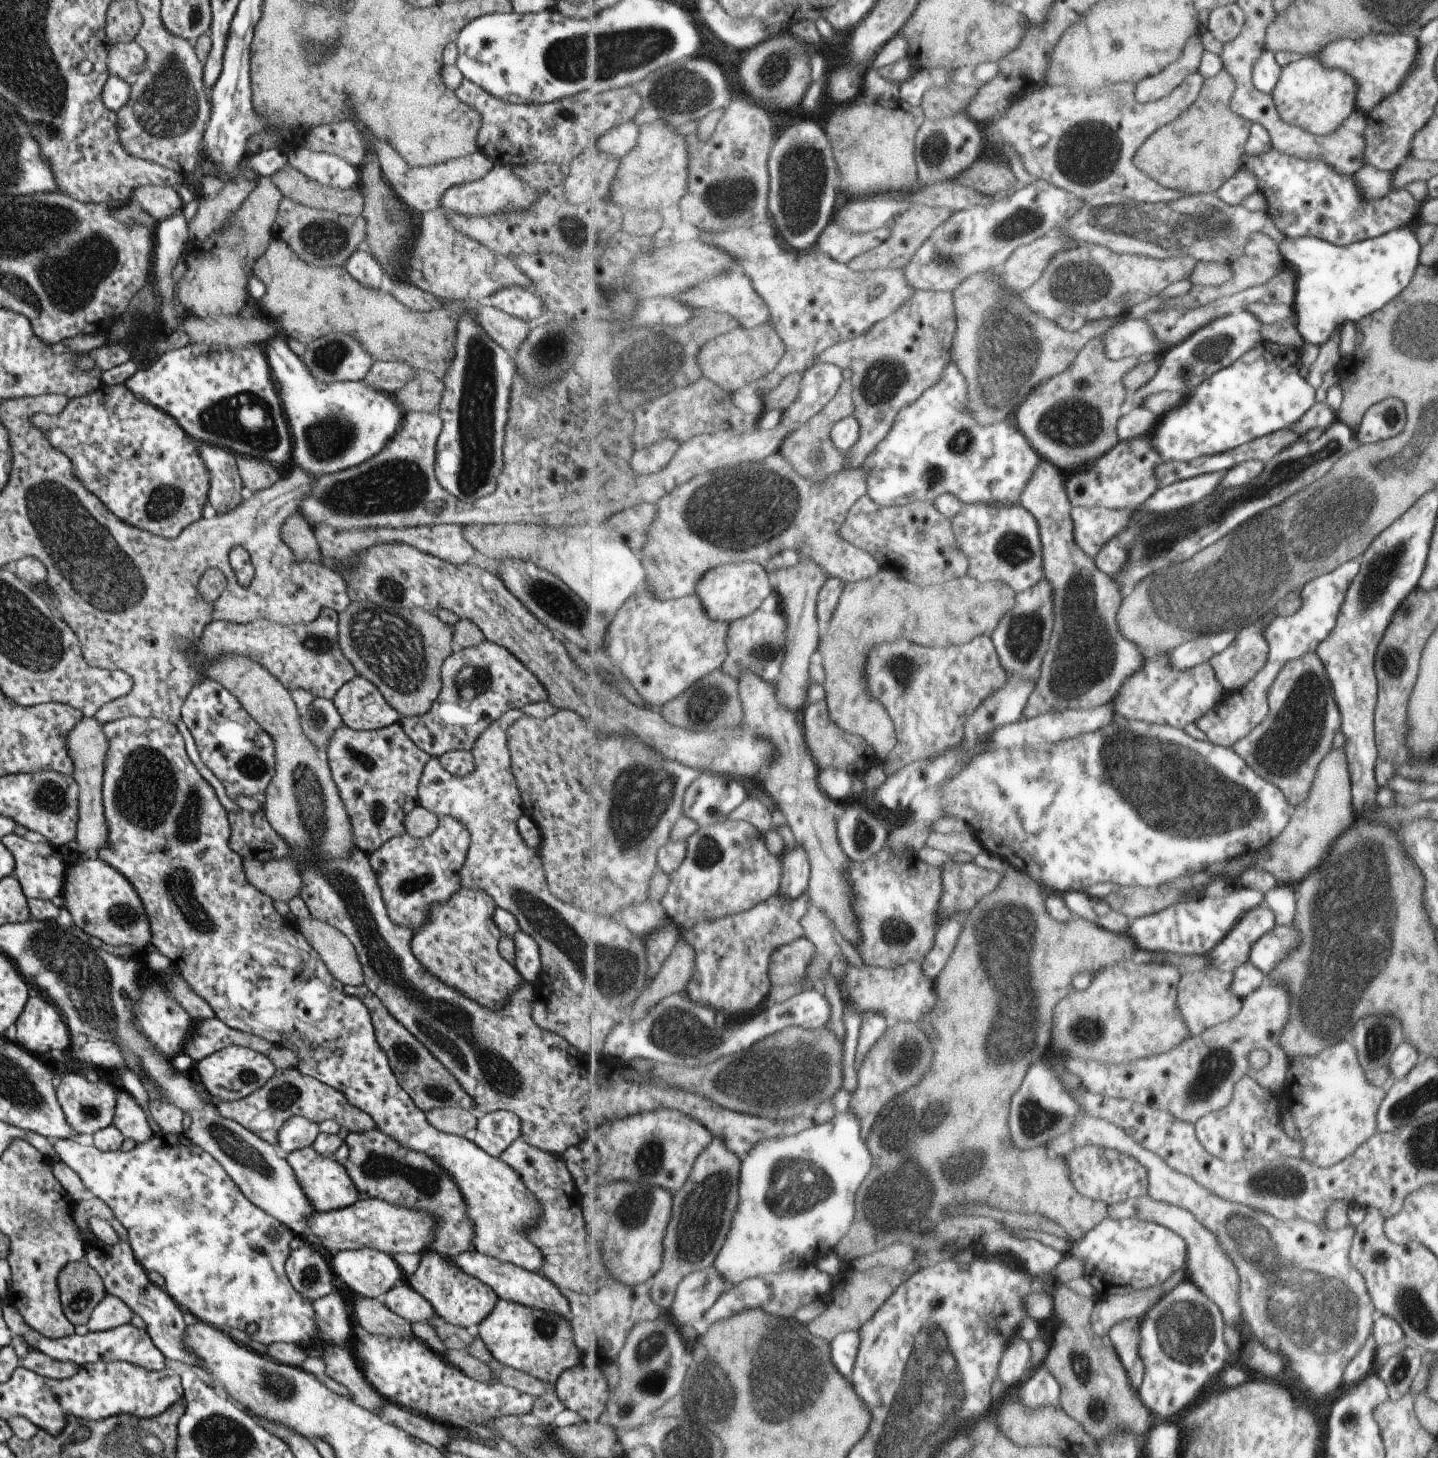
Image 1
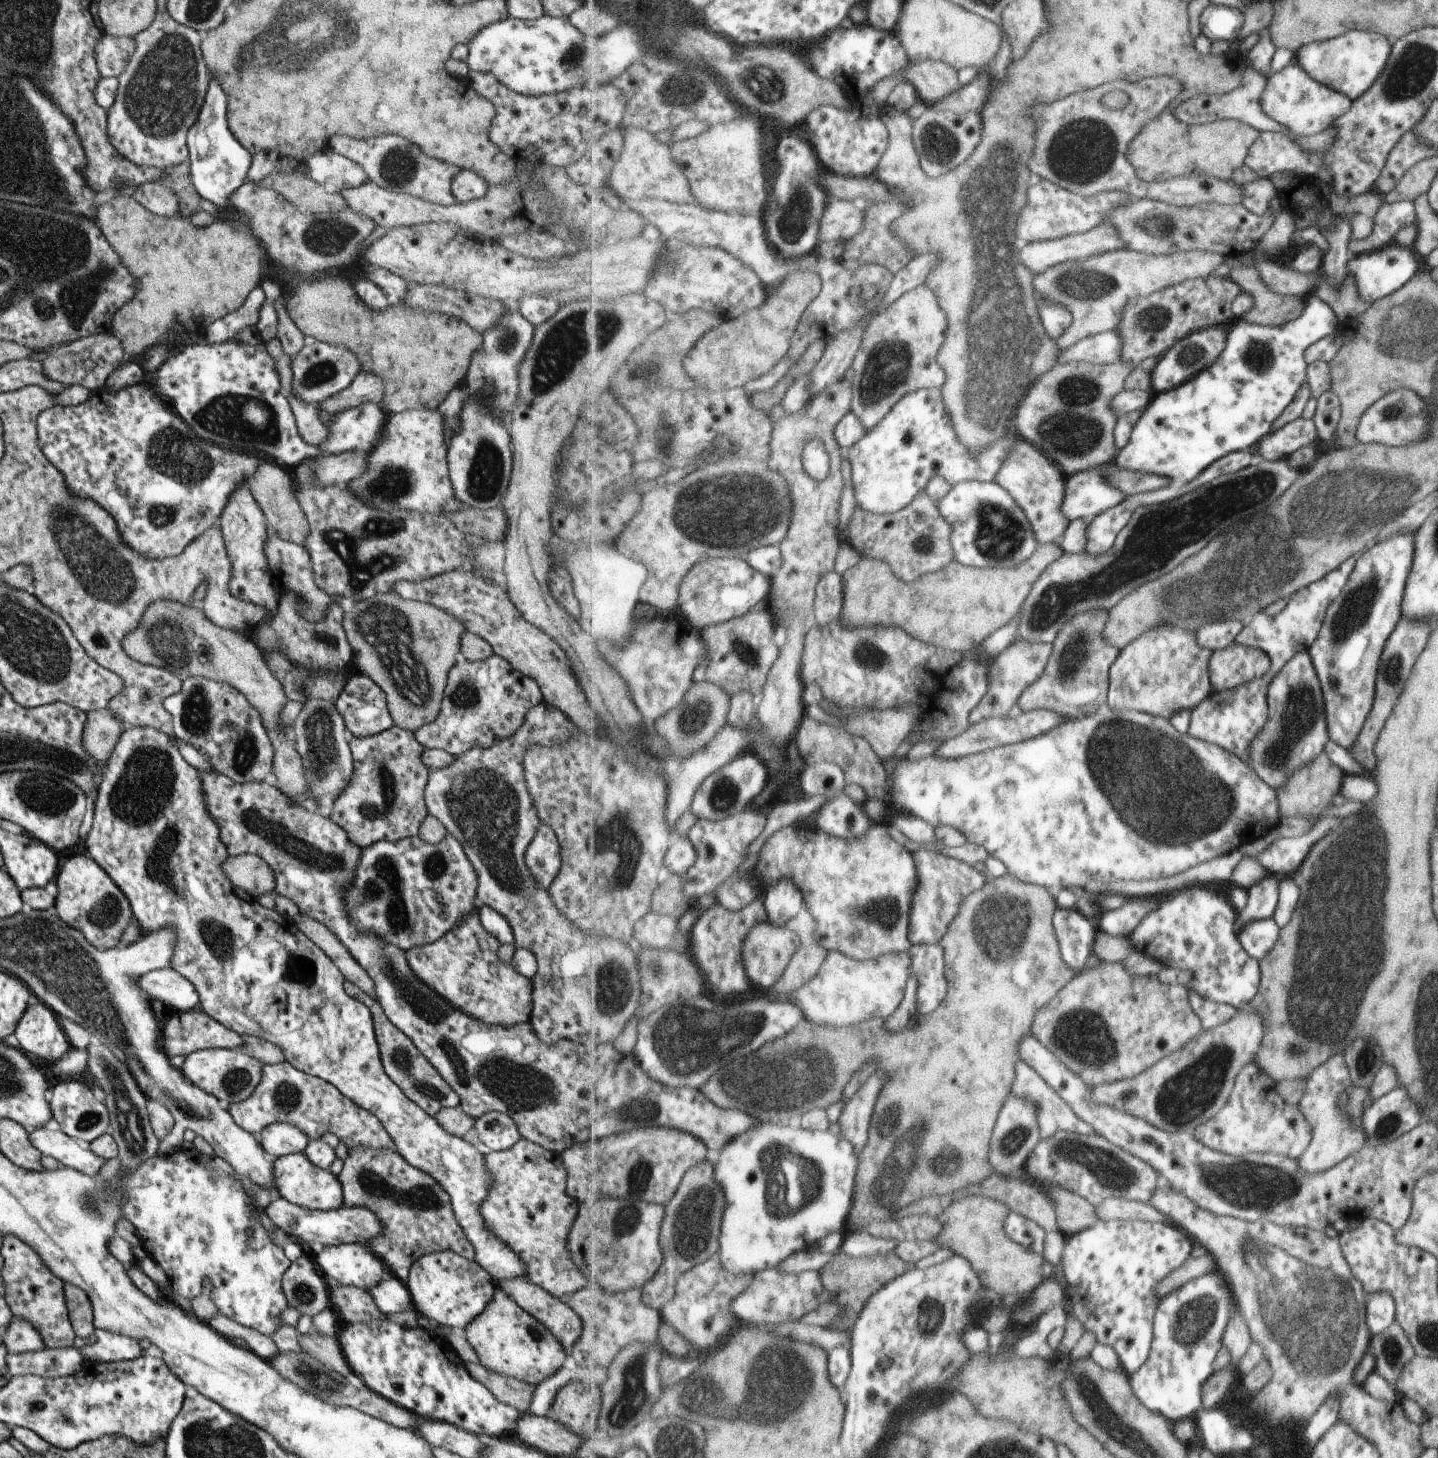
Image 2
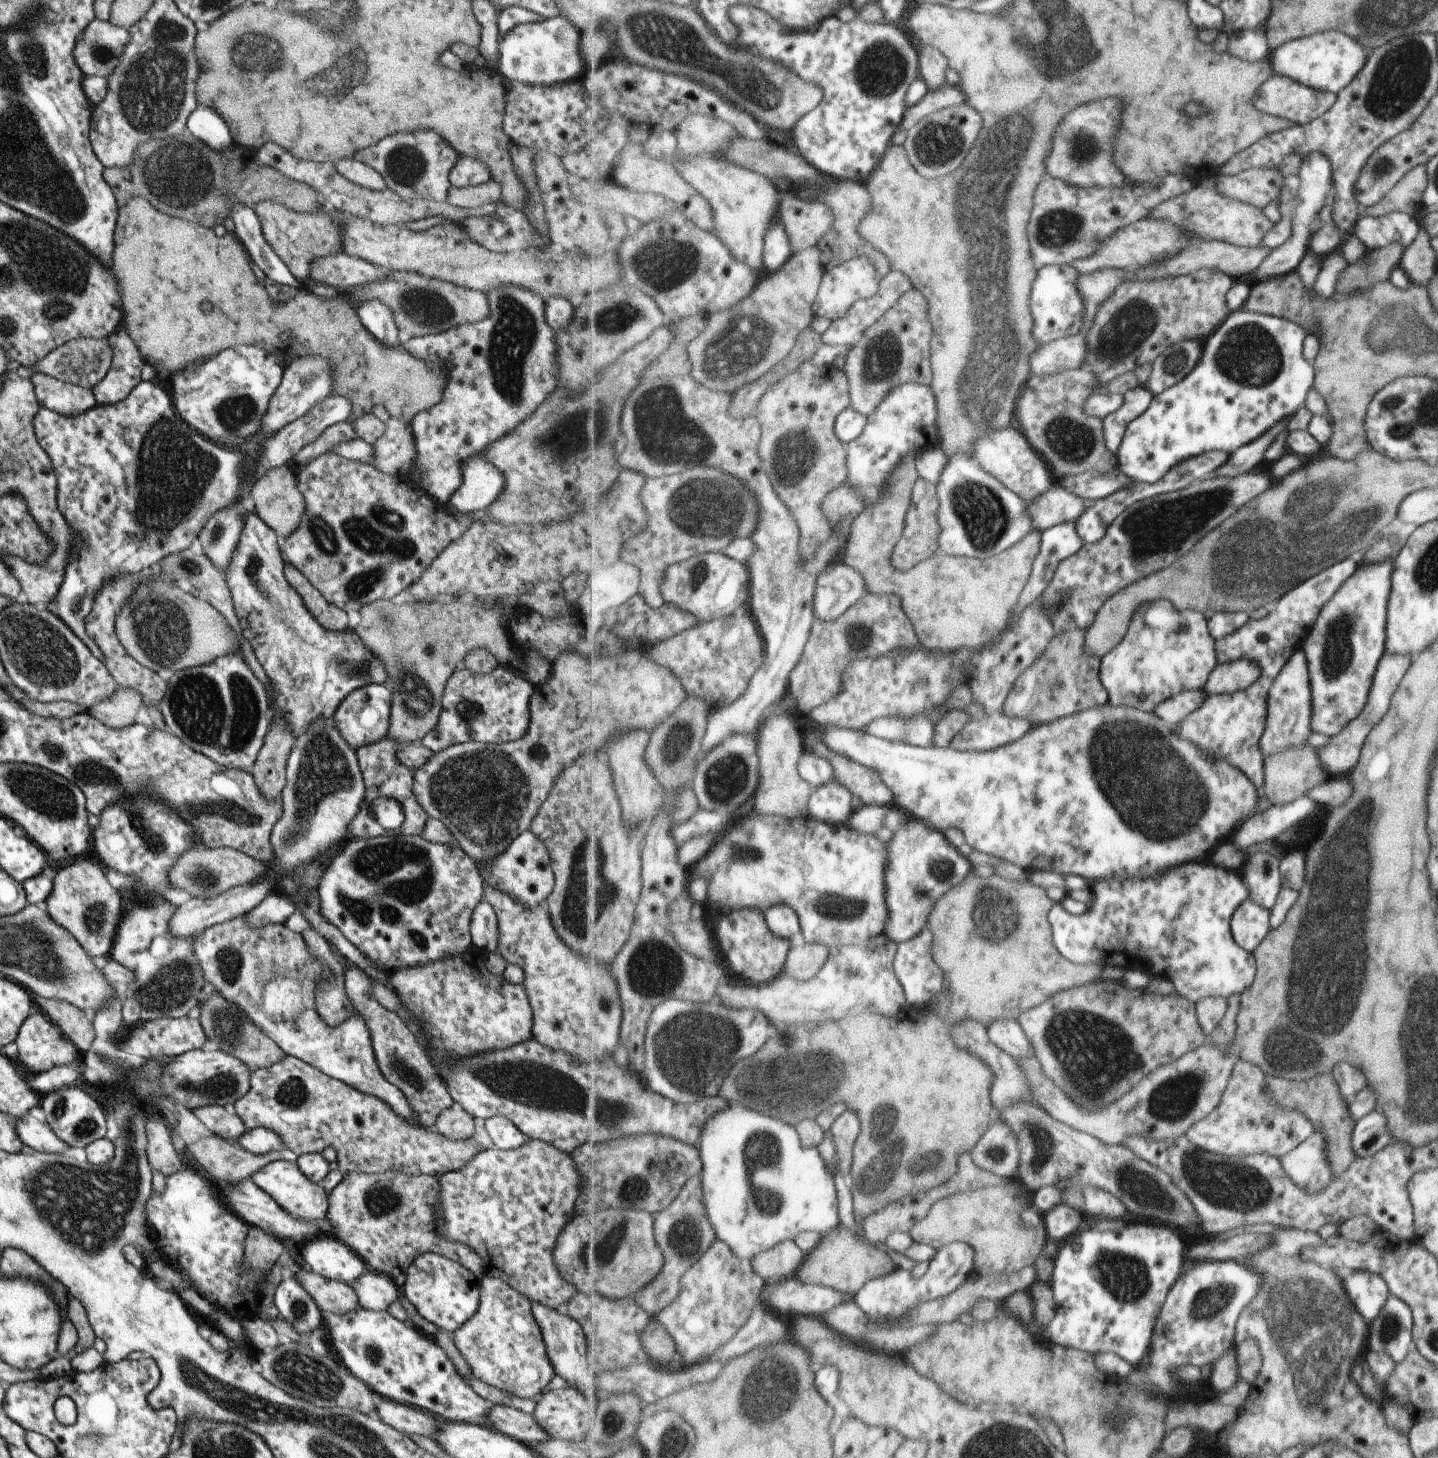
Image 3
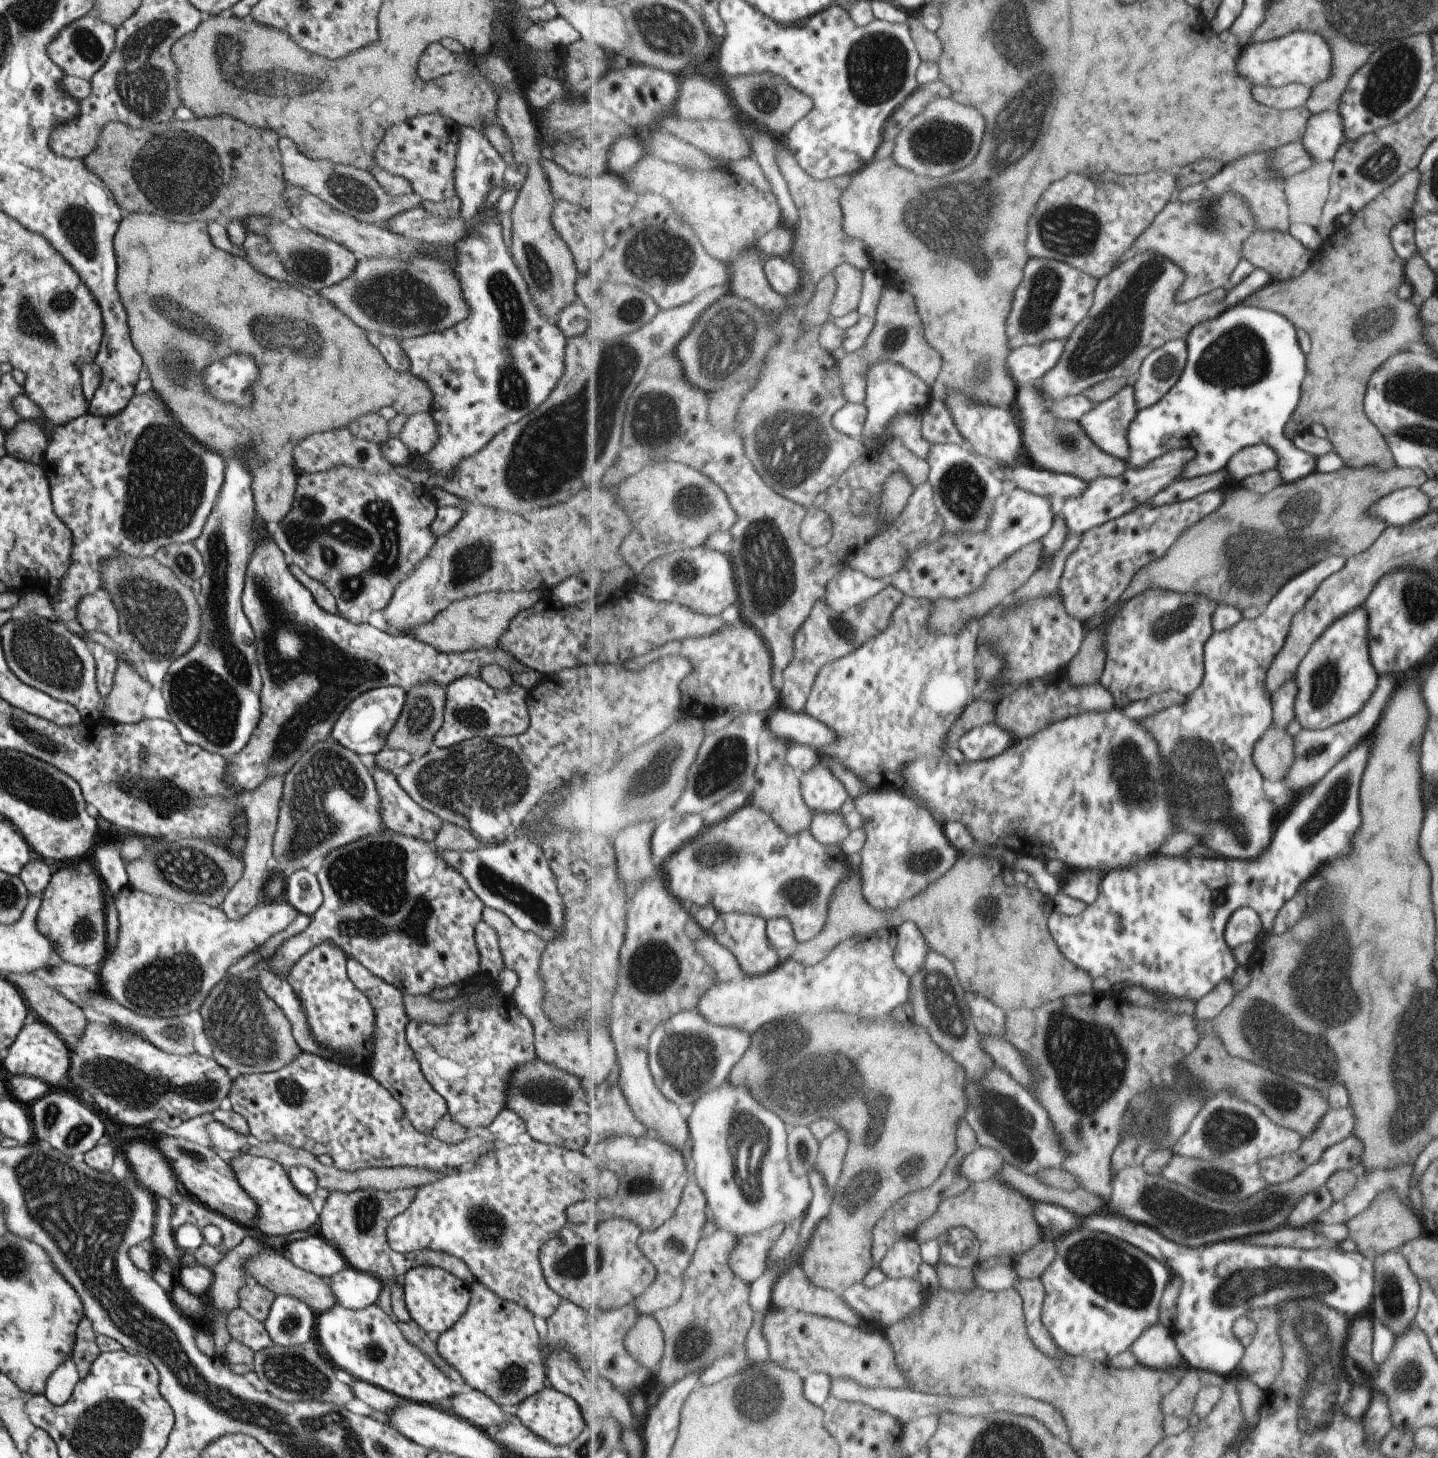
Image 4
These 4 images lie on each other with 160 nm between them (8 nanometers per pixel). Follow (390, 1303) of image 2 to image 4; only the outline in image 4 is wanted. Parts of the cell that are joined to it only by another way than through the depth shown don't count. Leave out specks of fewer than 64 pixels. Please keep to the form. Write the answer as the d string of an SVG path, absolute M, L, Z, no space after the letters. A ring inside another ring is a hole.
M349 1264L329 1278L324 1278L323 1282L327 1282L335 1305L351 1310L375 1304L382 1287L380 1280L372 1274L358 1271Z

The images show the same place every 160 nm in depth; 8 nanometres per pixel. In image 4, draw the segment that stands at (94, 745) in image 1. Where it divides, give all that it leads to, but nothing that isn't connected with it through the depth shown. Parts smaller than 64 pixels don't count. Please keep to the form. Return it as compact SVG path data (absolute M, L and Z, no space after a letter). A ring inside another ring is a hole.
M116 657L112 687L101 702L103 721L110 724L140 721L144 718L142 710L150 690L149 682L133 669L133 665Z

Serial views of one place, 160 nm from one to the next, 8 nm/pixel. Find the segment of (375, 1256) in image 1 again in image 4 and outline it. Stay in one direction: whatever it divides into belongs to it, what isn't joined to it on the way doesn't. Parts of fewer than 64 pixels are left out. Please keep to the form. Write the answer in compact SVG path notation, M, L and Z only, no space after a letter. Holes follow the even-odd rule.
M320 1235L293 1240L285 1248L285 1256L295 1267L322 1280L346 1266L342 1254Z

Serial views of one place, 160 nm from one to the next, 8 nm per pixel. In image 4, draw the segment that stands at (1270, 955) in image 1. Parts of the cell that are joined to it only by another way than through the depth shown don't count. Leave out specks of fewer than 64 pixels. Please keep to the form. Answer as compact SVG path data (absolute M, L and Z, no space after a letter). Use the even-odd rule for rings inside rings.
M1250 907L1238 908L1229 919L1225 929L1225 940L1230 948L1257 941L1263 934L1261 922Z

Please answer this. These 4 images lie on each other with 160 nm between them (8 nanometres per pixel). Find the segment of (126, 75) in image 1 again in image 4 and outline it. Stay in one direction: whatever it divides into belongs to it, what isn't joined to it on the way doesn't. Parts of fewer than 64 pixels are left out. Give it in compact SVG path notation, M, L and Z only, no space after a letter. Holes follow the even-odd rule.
M84 14L80 19L72 20L71 23L66 24L54 38L52 43L46 44L47 56L62 70L65 75L73 75L83 80L90 79L98 68L106 61L106 58L110 55L111 49L114 43L115 28L111 25L105 24L97 17Z

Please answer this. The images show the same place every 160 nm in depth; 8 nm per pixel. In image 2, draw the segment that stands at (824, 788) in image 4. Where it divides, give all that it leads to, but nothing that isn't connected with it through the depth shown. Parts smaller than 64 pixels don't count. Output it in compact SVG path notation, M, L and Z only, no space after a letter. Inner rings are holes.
M843 790L827 799L826 804L817 810L819 816L815 826L821 831L849 840L866 835L866 832L873 826L874 822L865 813L862 805L855 804Z

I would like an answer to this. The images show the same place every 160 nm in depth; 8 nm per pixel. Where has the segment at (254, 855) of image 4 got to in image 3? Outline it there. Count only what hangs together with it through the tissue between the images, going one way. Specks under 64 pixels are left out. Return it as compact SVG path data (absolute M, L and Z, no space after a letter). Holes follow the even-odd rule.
M278 715L271 717L271 724L252 762L250 774L259 794L266 801L280 802L279 795L286 783L286 760L293 744L294 738L286 730L284 721Z

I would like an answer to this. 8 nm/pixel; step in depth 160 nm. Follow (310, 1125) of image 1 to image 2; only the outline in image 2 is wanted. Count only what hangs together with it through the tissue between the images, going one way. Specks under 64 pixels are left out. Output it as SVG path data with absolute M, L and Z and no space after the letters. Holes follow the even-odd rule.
M271 1123L256 1135L267 1154L279 1158L291 1153L301 1153L309 1142L304 1132L287 1123Z

